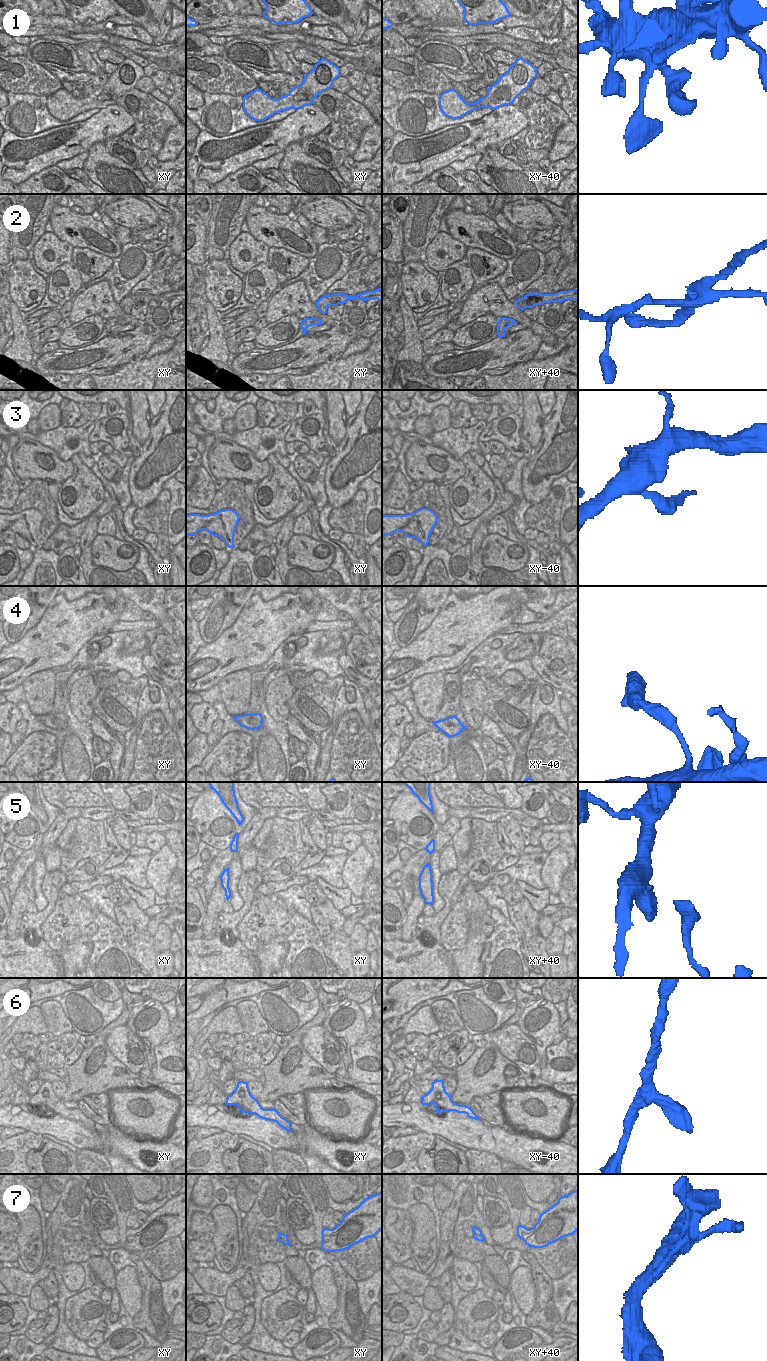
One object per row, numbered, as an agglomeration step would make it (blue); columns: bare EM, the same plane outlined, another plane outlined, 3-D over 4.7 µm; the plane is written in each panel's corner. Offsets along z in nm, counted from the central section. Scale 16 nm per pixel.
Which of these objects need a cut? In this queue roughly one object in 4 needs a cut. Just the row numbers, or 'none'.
2, 4

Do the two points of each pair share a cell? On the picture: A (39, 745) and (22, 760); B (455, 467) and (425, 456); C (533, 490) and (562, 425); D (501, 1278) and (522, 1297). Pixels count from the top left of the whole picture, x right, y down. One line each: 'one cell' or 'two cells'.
A: one cell
B: one cell
C: one cell
D: two cells

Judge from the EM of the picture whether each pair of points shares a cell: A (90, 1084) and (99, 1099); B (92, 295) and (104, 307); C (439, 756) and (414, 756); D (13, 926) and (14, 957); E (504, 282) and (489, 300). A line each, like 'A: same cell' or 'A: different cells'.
A: different cells
B: same cell
C: same cell
D: different cells
E: different cells

